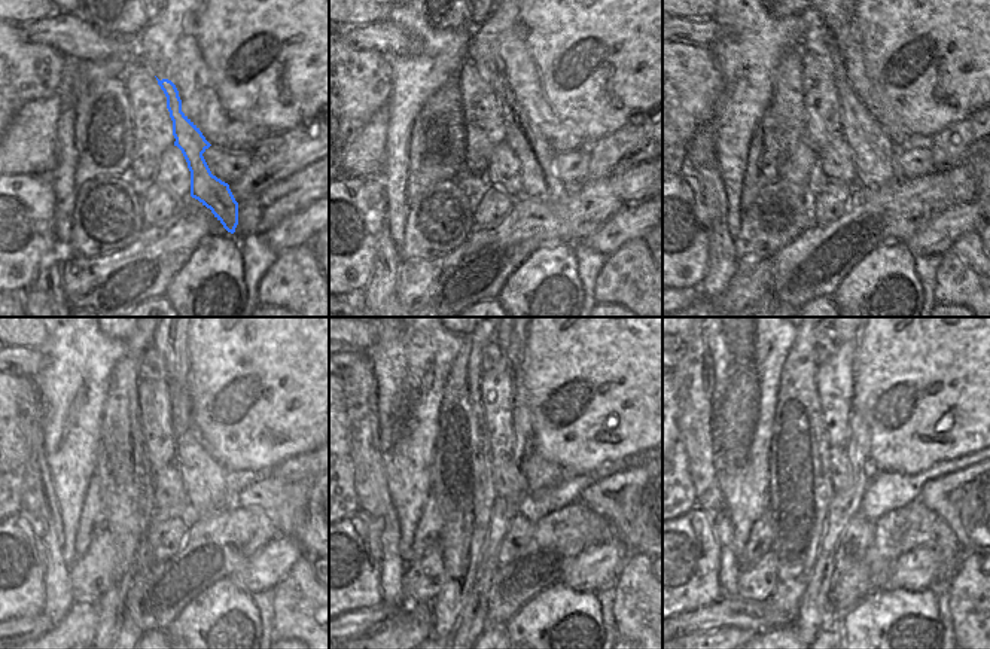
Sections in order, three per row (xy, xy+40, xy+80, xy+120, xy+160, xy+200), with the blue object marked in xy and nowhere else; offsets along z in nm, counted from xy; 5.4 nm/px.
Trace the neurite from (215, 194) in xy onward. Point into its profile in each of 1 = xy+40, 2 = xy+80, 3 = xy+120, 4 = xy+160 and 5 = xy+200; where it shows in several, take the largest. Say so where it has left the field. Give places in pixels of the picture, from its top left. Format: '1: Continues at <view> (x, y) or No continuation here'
1: Continues at xy+40 (535, 155)
2: Continues at xy+80 (873, 149)
3: Continues at xy+120 (204, 478)
4: Continues at xy+160 (512, 347)
5: Continues at xy+200 (825, 347).

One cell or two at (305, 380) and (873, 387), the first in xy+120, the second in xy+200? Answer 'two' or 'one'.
one

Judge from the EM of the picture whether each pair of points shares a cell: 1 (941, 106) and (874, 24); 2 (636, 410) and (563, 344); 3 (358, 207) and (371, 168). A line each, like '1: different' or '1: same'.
1: same
2: same
3: different

